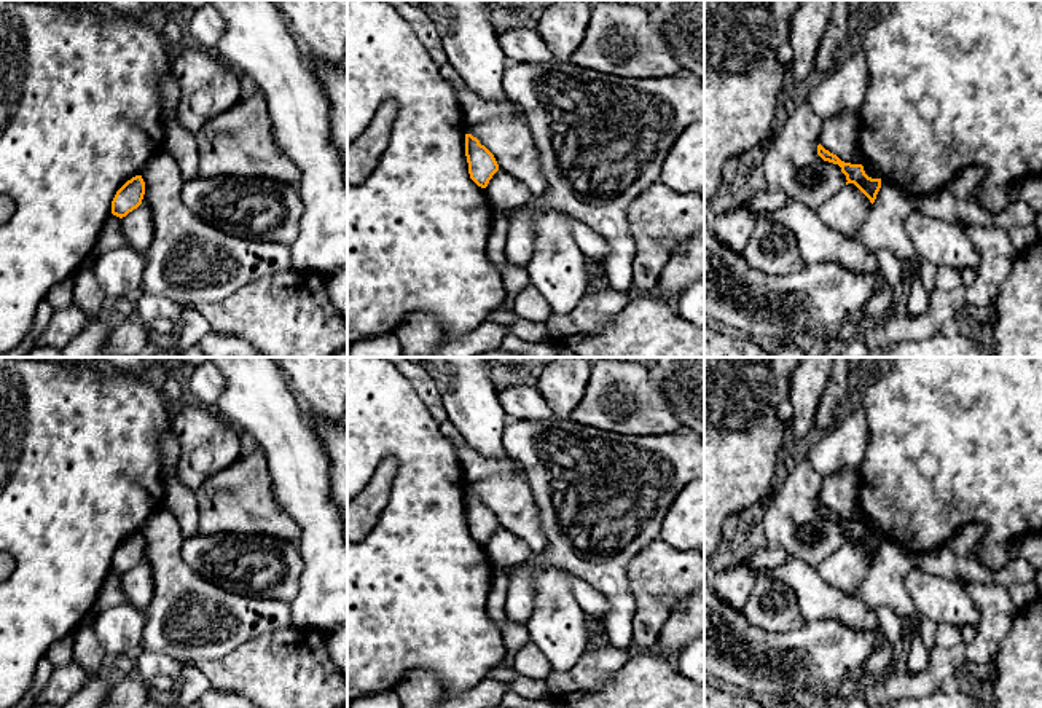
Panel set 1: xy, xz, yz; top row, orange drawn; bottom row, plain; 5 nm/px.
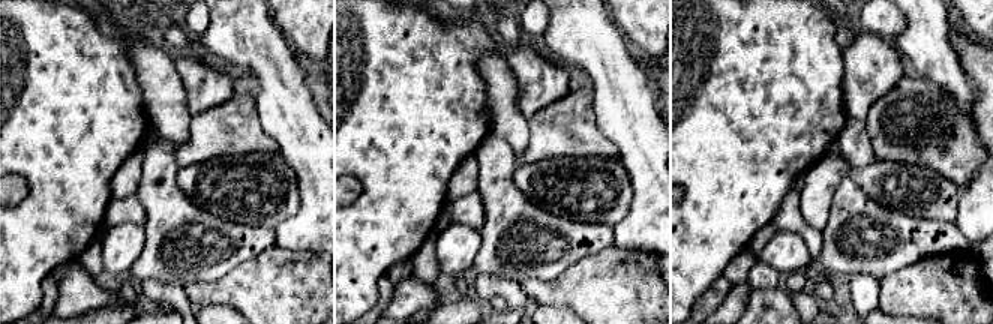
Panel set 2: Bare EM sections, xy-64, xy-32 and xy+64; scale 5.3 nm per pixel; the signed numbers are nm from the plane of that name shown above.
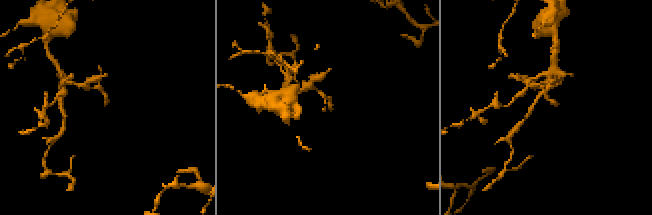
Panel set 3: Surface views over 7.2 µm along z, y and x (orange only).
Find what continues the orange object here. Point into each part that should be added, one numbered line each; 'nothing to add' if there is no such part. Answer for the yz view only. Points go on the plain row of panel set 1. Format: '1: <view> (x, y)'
nothing to add

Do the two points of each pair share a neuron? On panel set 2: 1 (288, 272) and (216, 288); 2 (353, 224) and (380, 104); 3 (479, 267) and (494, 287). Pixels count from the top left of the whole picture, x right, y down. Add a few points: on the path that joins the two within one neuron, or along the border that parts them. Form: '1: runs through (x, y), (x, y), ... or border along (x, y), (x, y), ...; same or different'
1: runs through (270, 288), (234, 288); same
2: runs through (380, 194), (380, 134); same
3: border along (476, 275), (498, 275), (518, 282); different

